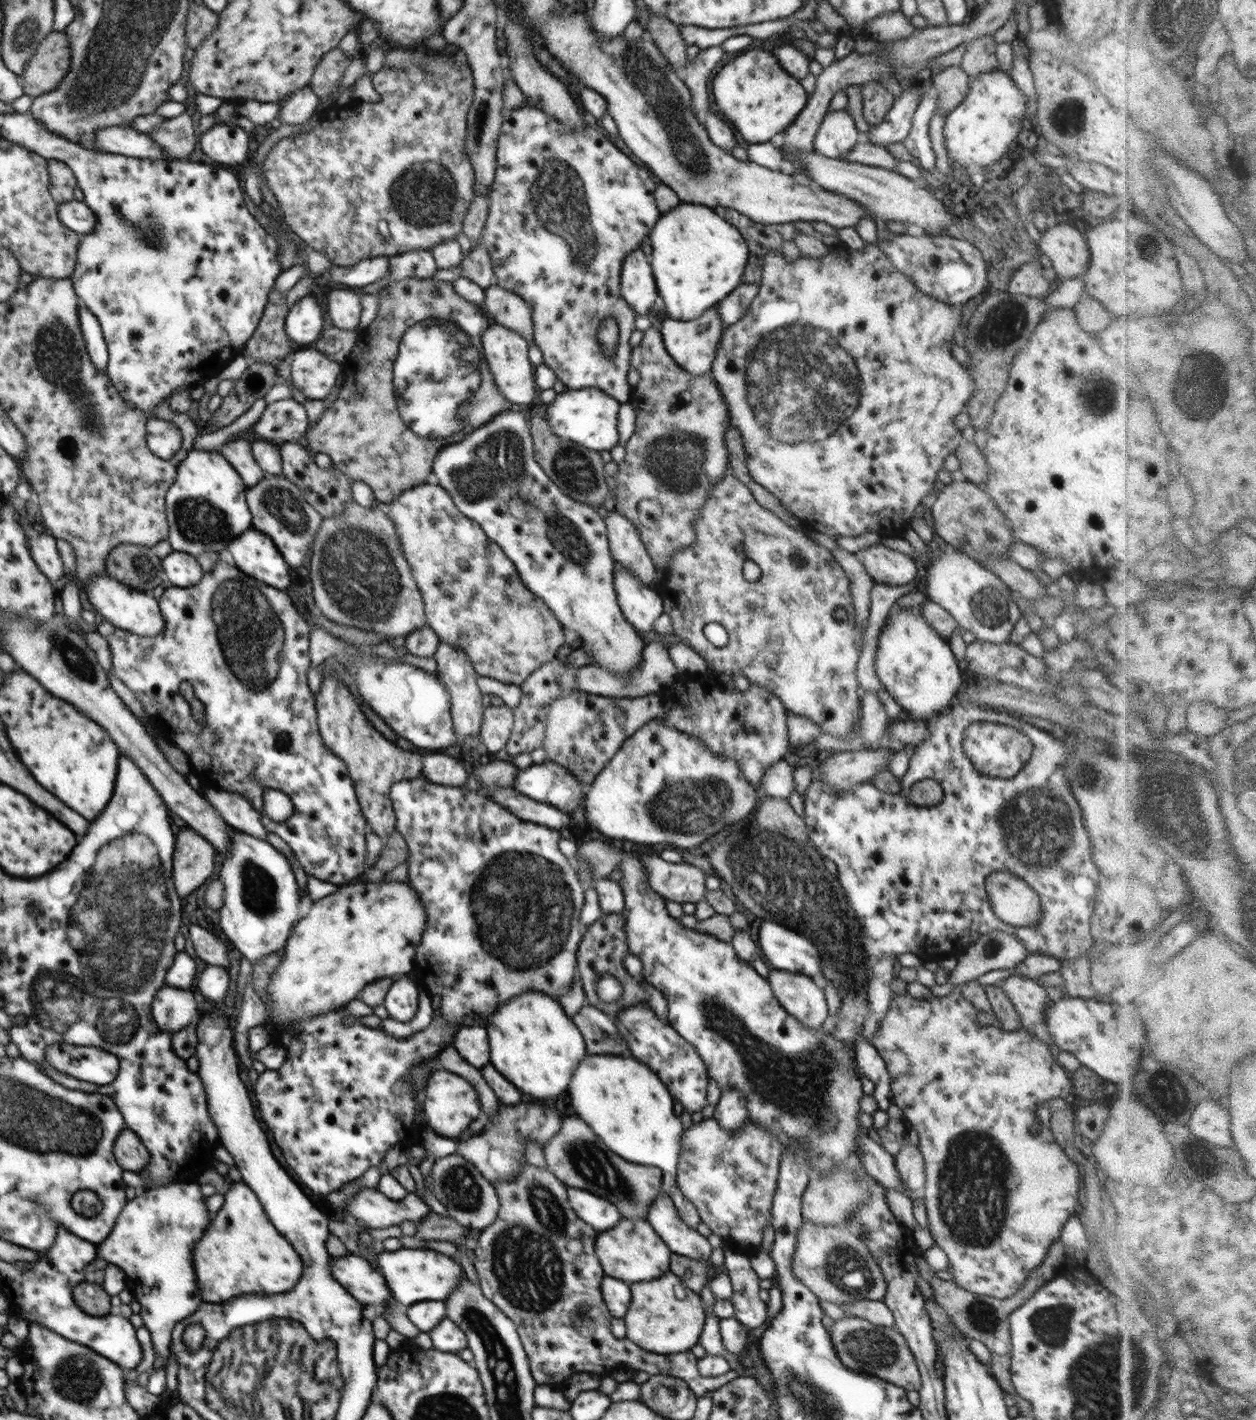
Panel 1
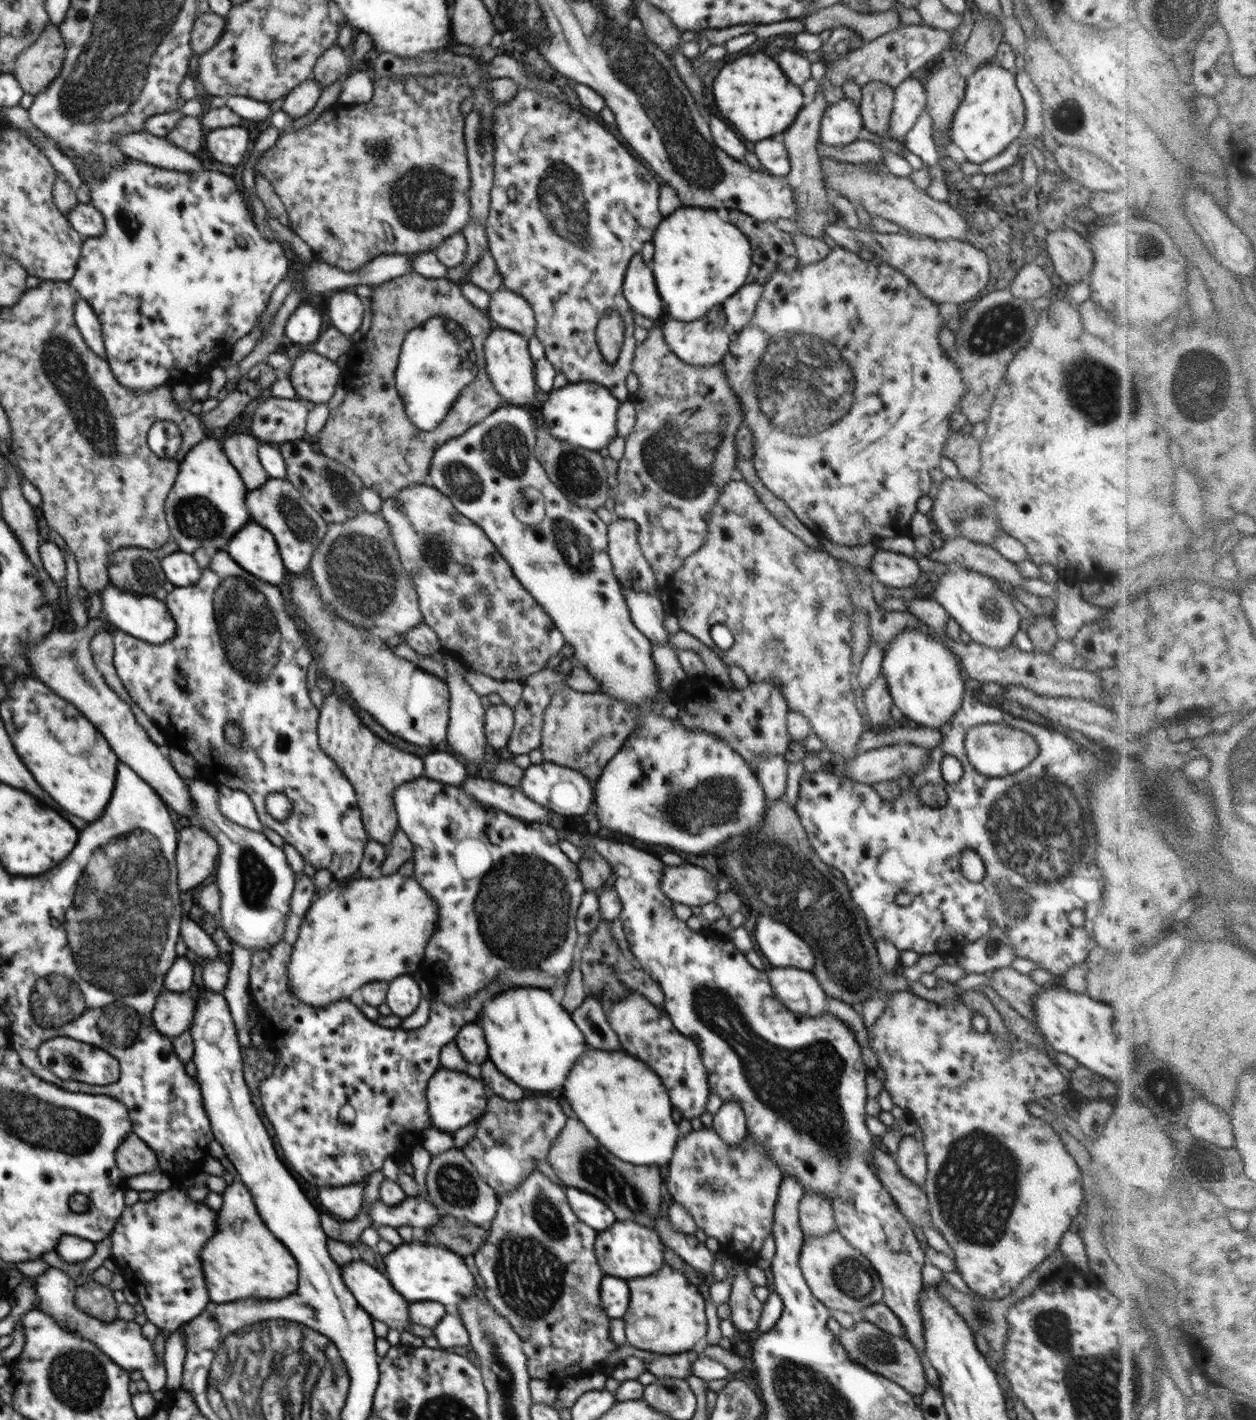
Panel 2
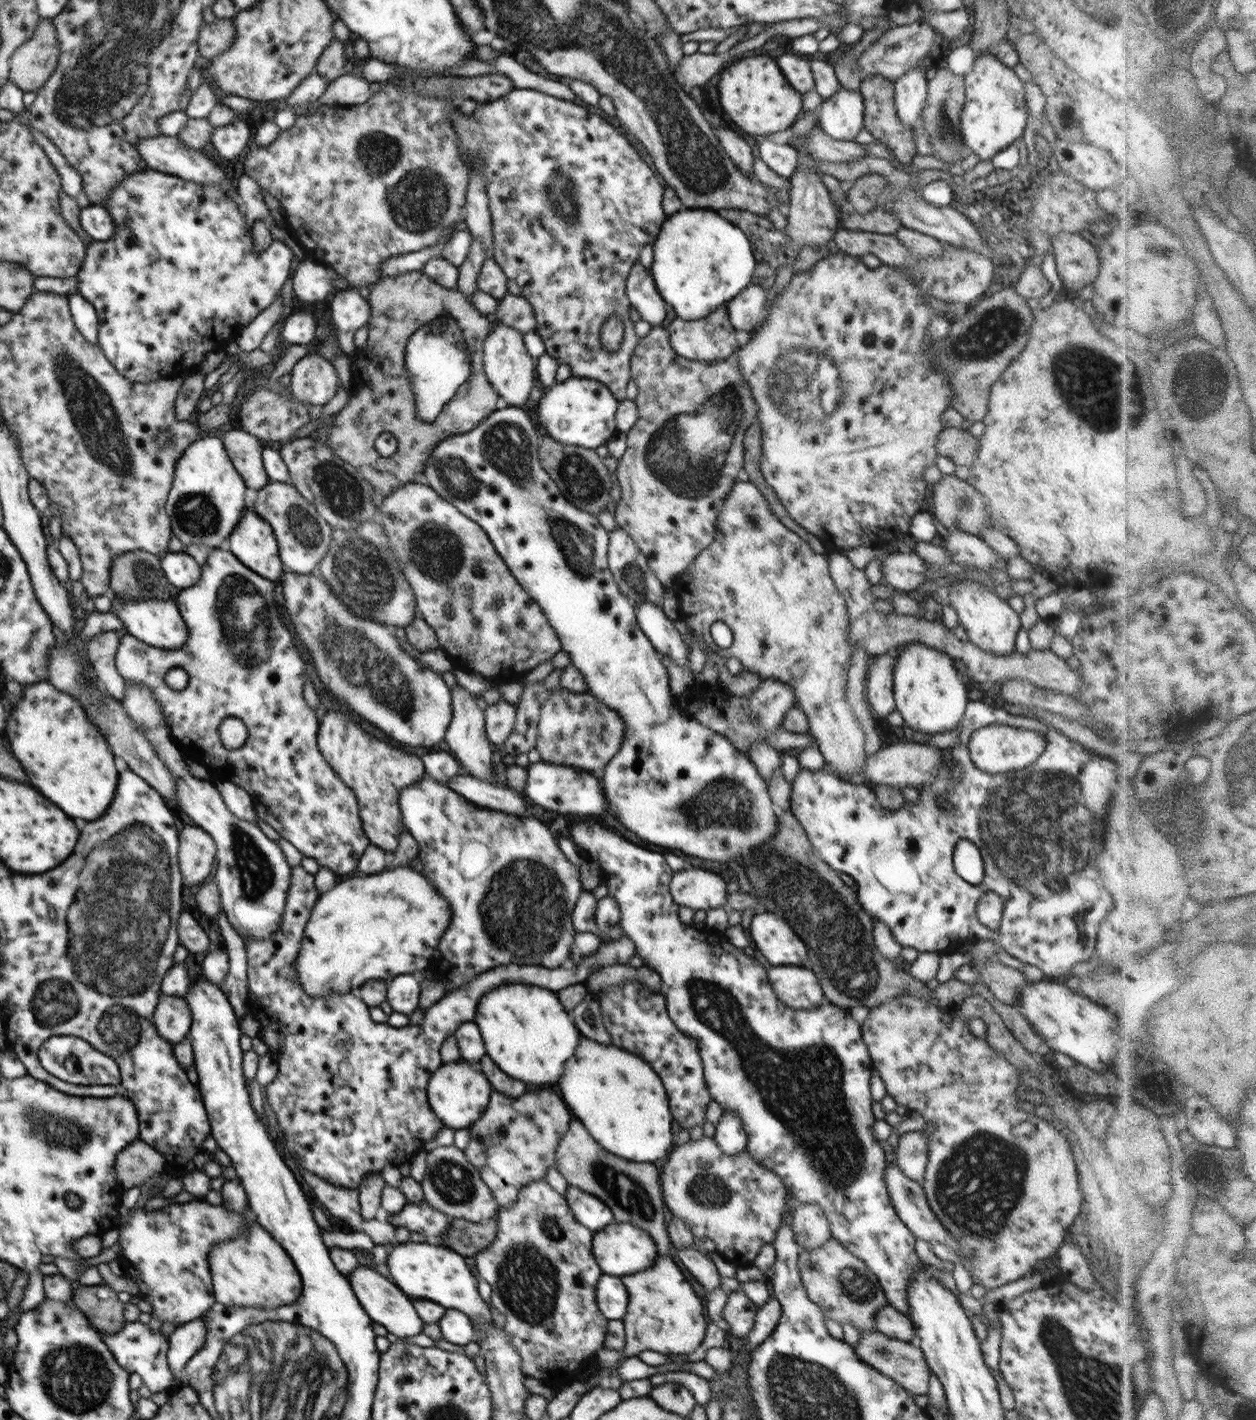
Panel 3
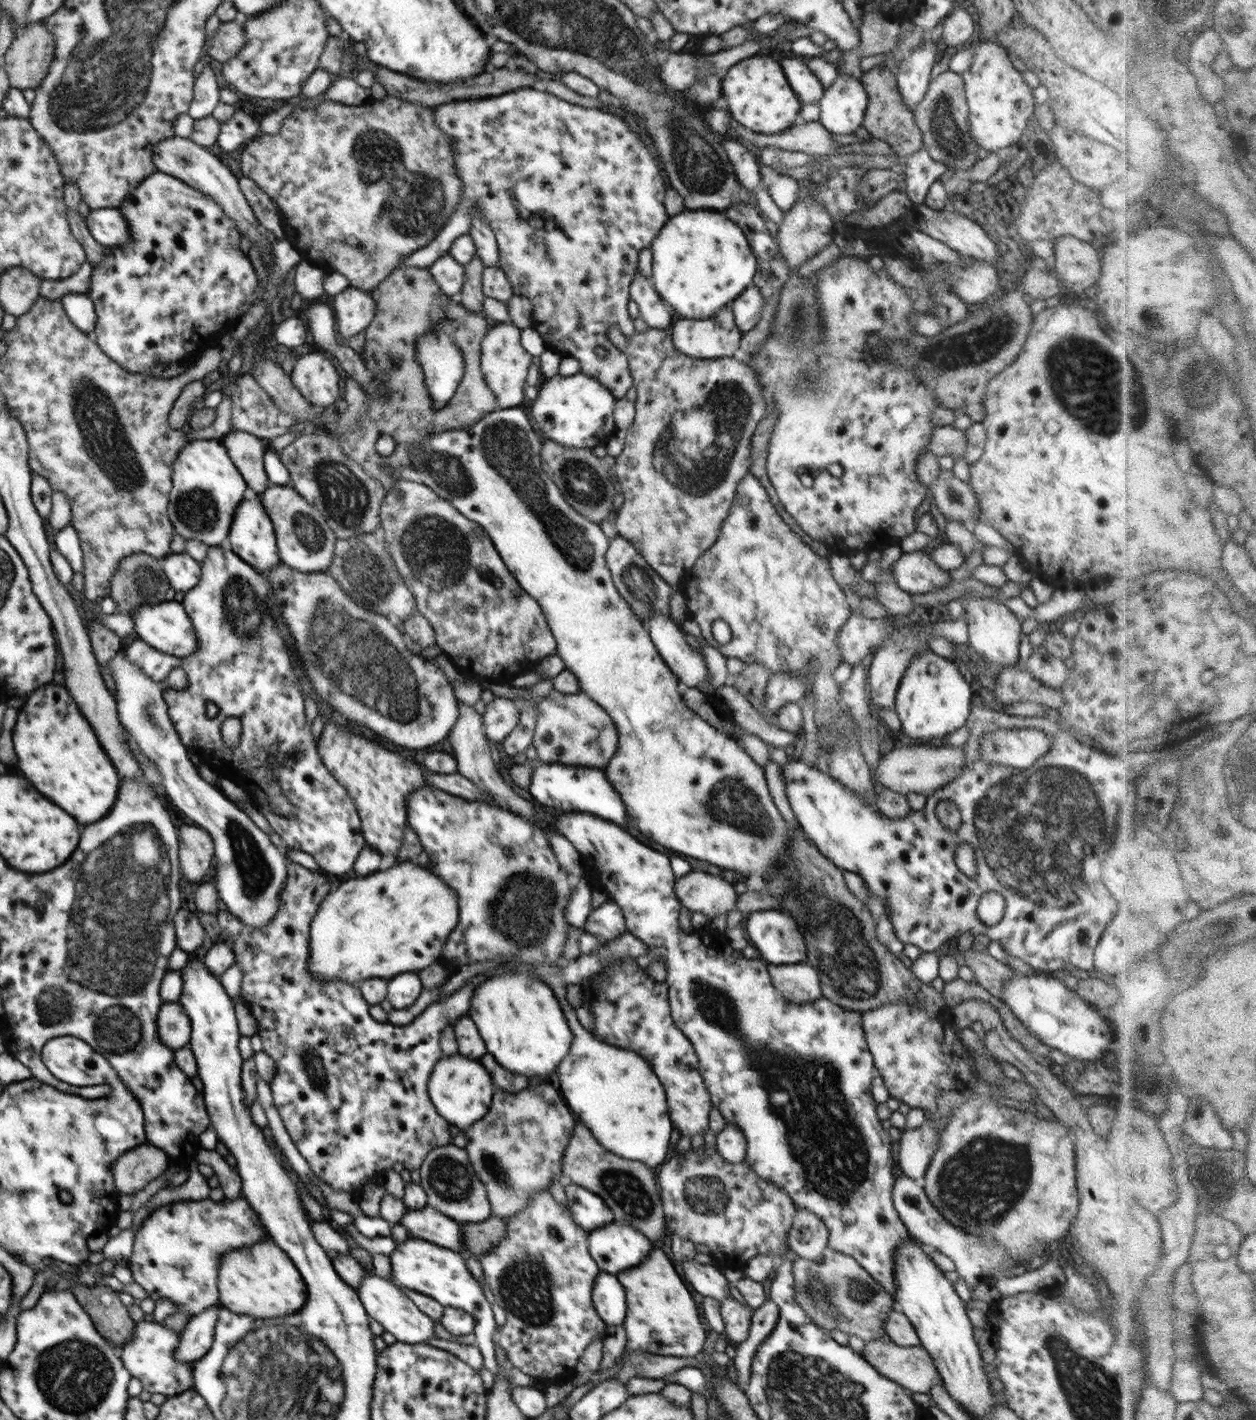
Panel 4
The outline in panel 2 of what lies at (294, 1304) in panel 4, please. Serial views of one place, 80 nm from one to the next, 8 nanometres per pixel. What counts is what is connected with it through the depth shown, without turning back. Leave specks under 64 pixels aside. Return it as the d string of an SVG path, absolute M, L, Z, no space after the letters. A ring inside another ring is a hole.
M233 1182L223 1193L223 1205L217 1219L217 1231L204 1244L201 1265L210 1301L217 1304L242 1299L278 1301L298 1287L296 1259L279 1238L272 1234L258 1214L254 1199L244 1183Z

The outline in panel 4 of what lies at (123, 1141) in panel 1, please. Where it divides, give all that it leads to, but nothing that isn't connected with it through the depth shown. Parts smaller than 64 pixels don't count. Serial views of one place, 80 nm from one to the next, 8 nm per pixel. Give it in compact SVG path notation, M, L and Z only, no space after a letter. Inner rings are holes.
M148 1143L125 1152L113 1166L118 1195L134 1195L168 1169L168 1153Z

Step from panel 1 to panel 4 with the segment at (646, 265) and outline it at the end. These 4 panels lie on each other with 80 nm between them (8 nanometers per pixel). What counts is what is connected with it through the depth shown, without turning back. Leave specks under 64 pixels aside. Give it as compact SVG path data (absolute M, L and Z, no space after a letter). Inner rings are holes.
M639 271L629 283L629 296L638 305L640 317L649 328L670 330L672 320L666 304L656 292L652 281L640 275Z

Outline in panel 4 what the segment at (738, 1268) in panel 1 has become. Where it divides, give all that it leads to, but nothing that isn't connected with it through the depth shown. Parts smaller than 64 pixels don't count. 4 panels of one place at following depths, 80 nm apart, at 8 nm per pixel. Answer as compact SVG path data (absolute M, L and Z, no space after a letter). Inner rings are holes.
M728 1298L721 1304L721 1313L726 1336L736 1344L746 1341L754 1309L750 1310L750 1307L743 1306L734 1298Z

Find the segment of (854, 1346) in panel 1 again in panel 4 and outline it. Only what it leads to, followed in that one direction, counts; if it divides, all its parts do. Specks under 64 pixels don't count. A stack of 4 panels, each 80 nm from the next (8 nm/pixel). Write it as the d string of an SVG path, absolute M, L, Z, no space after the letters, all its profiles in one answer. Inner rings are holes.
M882 1339L866 1343L861 1356L881 1374L899 1385L910 1394L928 1393L939 1378L932 1357L922 1346L899 1346Z

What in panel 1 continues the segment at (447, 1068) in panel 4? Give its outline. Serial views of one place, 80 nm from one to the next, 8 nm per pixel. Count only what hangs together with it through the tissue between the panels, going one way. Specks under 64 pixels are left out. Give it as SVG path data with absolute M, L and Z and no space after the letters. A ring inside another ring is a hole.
M444 1070L429 1076L424 1088L423 1108L428 1128L436 1134L453 1140L461 1140L466 1136L469 1124L483 1112L479 1094L470 1081L458 1074Z

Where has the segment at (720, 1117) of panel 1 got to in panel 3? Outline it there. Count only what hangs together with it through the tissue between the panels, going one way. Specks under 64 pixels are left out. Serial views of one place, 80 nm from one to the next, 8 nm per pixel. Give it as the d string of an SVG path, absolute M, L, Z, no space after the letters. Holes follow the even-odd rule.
M724 1110L715 1126L715 1141L728 1156L736 1156L747 1148L747 1136L740 1117L731 1110Z

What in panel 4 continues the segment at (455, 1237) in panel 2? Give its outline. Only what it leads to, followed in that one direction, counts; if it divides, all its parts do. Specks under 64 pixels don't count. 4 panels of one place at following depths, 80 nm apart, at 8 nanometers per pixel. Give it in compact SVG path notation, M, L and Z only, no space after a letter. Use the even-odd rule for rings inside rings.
M492 1214L479 1223L461 1223L463 1248L478 1257L498 1246L505 1239L506 1229L507 1222Z

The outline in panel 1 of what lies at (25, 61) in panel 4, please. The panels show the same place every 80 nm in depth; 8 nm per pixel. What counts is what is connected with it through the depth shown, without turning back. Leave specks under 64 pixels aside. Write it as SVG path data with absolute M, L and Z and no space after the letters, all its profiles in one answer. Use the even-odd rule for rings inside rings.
M52 31L36 47L36 52L28 59L22 71L23 94L37 97L59 86L59 82L69 71L71 48L65 31Z

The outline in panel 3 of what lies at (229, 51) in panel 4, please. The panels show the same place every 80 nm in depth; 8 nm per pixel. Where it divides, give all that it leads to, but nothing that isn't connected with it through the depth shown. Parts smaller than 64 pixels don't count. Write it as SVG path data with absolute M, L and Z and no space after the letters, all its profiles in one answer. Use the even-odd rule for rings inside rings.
M216 18L213 23L203 23L199 34L199 54L204 58L214 58L233 45L236 34L233 19Z

